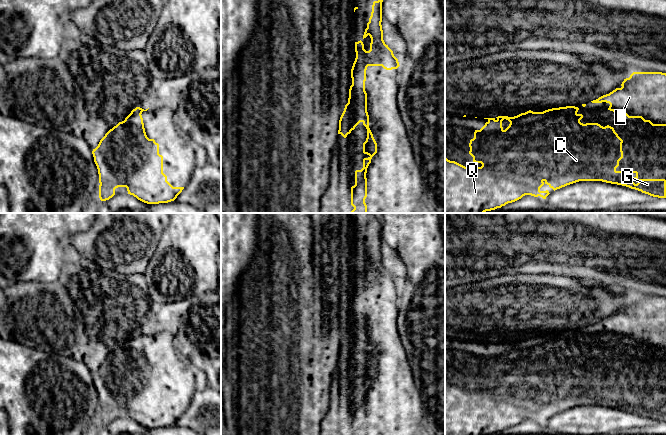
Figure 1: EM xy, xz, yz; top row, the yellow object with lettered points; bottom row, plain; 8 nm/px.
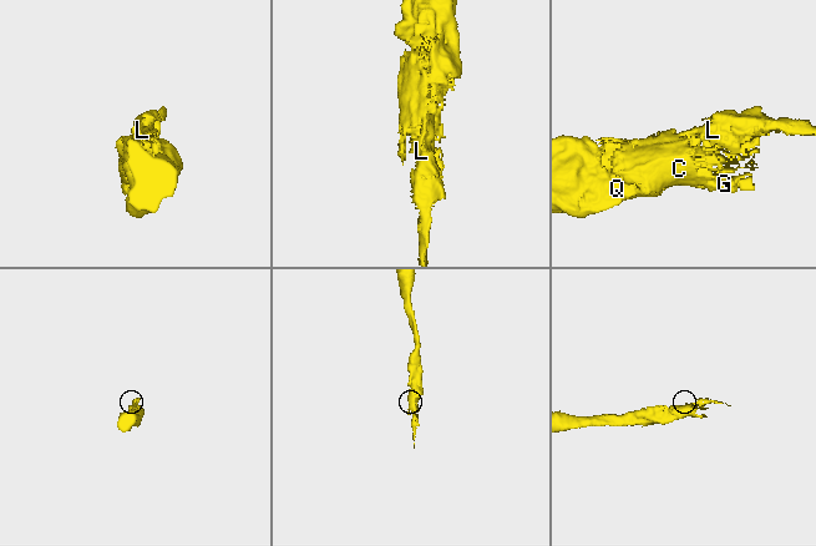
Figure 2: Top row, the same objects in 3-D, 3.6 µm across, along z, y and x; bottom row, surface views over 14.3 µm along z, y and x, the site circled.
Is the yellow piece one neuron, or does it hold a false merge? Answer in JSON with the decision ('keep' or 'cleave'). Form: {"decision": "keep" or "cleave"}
{"decision": "keep"}

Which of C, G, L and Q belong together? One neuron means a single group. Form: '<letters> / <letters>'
C G L Q

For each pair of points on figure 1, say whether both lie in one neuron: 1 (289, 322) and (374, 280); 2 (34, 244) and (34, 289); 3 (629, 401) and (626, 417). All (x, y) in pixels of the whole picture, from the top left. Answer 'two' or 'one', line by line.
1: two
2: two
3: two

